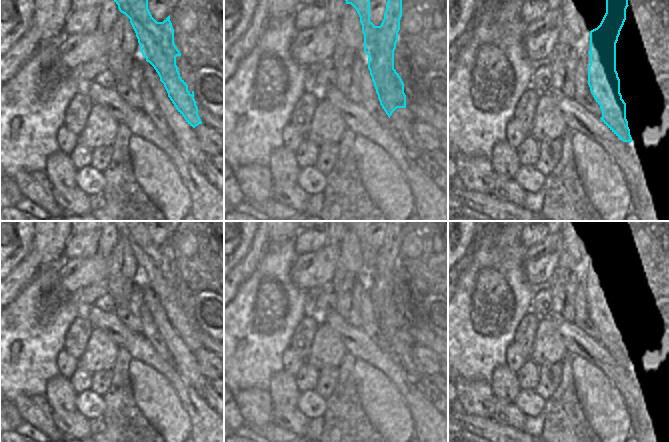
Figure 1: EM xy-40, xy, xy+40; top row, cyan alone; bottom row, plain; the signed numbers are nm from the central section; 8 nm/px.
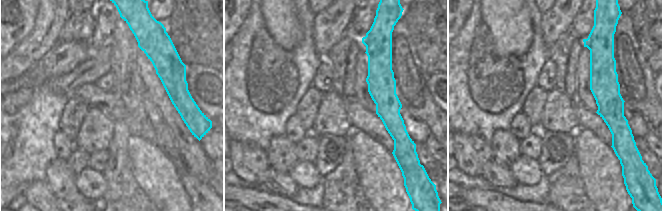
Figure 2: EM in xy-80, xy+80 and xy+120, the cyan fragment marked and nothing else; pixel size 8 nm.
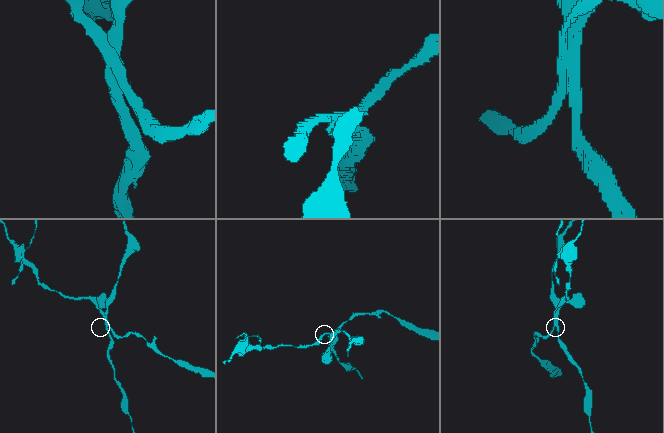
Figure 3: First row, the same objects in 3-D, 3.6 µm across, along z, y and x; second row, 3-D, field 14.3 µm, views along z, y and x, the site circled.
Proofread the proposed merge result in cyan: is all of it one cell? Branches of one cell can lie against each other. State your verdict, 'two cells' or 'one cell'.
two cells

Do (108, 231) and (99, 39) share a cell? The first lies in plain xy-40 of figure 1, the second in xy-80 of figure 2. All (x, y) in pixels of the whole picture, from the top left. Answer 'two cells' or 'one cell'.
one cell

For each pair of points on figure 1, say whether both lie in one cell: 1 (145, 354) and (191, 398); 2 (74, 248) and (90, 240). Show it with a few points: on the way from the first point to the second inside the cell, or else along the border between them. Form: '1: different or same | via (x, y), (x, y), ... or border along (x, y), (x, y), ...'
1: same | via (157, 362), (180, 386)
2: same | via (78, 246), (86, 244)

